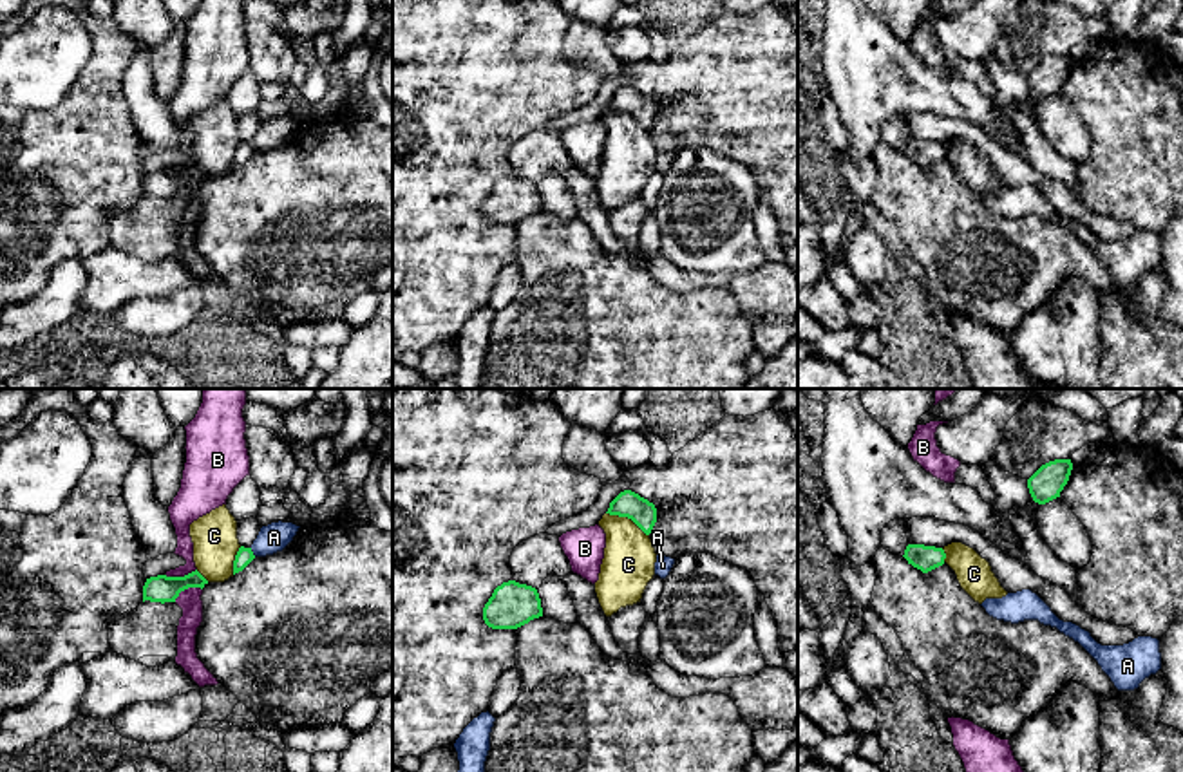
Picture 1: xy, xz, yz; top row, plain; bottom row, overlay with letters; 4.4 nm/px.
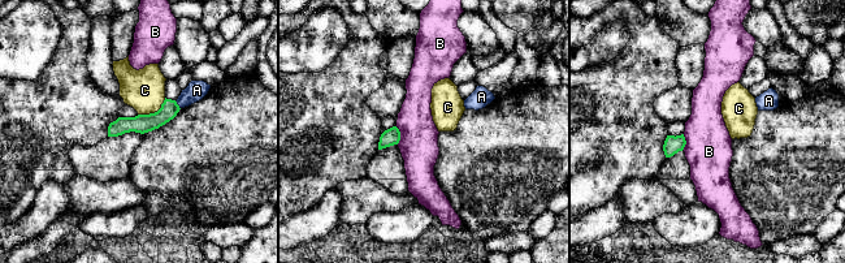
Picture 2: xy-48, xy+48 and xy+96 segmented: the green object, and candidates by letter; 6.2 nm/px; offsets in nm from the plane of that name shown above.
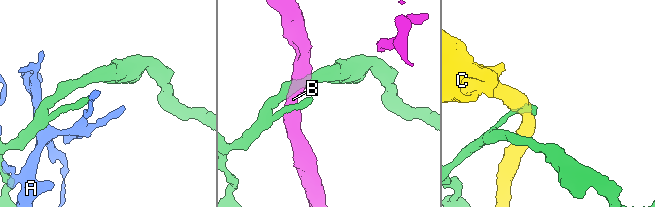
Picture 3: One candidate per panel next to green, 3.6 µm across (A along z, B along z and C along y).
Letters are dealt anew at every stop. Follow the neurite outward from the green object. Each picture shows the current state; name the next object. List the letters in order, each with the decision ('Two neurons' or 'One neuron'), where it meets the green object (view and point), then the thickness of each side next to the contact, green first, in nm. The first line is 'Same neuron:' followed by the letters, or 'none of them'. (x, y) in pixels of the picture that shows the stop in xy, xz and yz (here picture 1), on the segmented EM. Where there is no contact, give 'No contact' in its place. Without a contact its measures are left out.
Same neuron: none of them
A: Two neurons. Touches green at xy (252, 552). Thickness 80 nm (green) against 130 nm
B: Two neurons. Touches green at xy (179, 577). Thickness 120 nm (green) against 90 nm
C: Two neurons. Touches green at xz (628, 517). Thickness 120 nm (green) against 240 nm

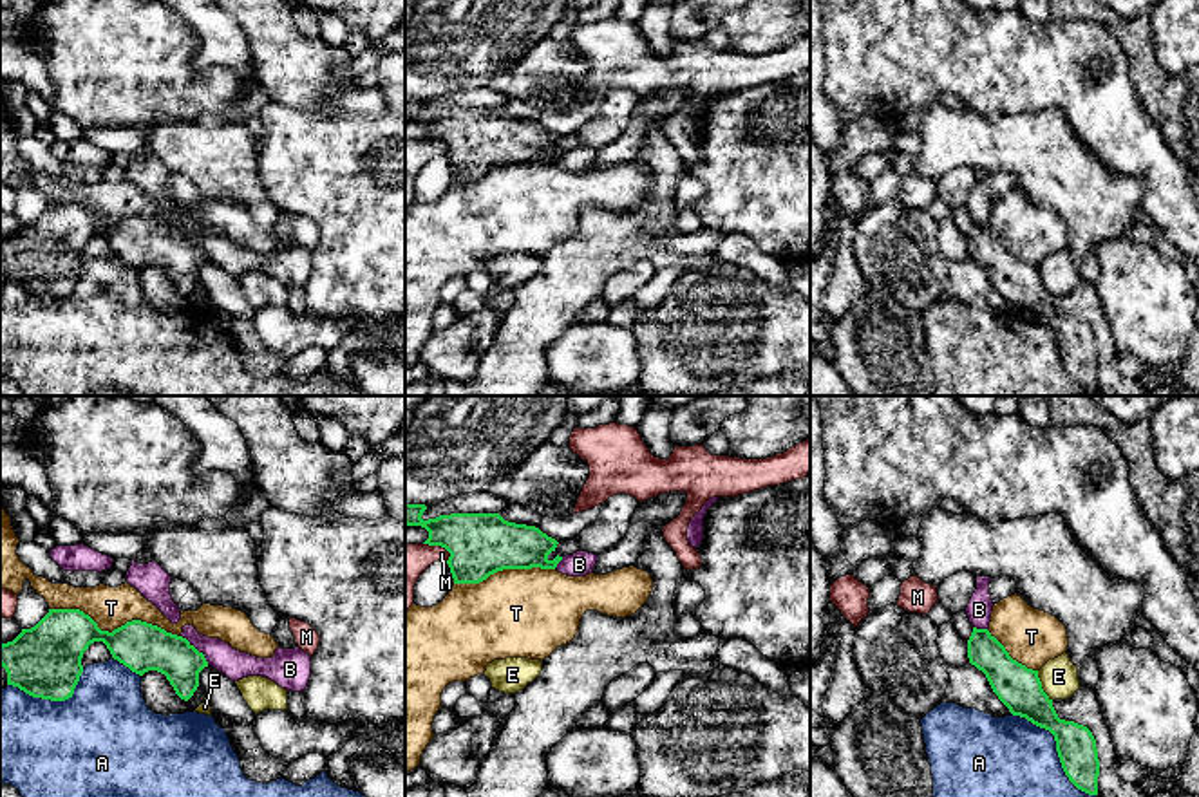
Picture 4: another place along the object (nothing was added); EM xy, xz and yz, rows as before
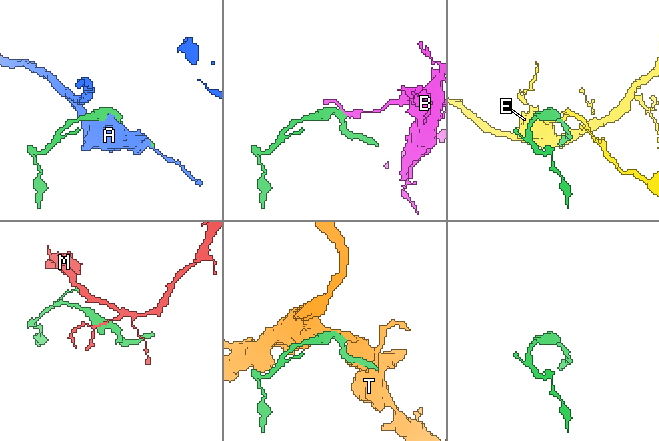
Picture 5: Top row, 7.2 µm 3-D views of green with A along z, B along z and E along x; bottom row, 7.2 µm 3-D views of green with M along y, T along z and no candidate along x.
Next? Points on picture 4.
Same neuron: none of them
A: Two neurons. Touches green at yz (1057, 750). Thickness 180 nm (green) against 360 nm
B: Two neurons. Touches green at xy (196, 649). Thickness 220 nm (green) against 130 nm
E: Two neurons. Touches green at yz (1040, 685). Thickness 190 nm (green) against 170 nm
M: Two neurons. Touches green at xz (440, 544). Thickness 280 nm (green) against 170 nm
T: Two neurons. Touches green at xy (116, 629). Thickness 240 nm (green) against 190 nm

